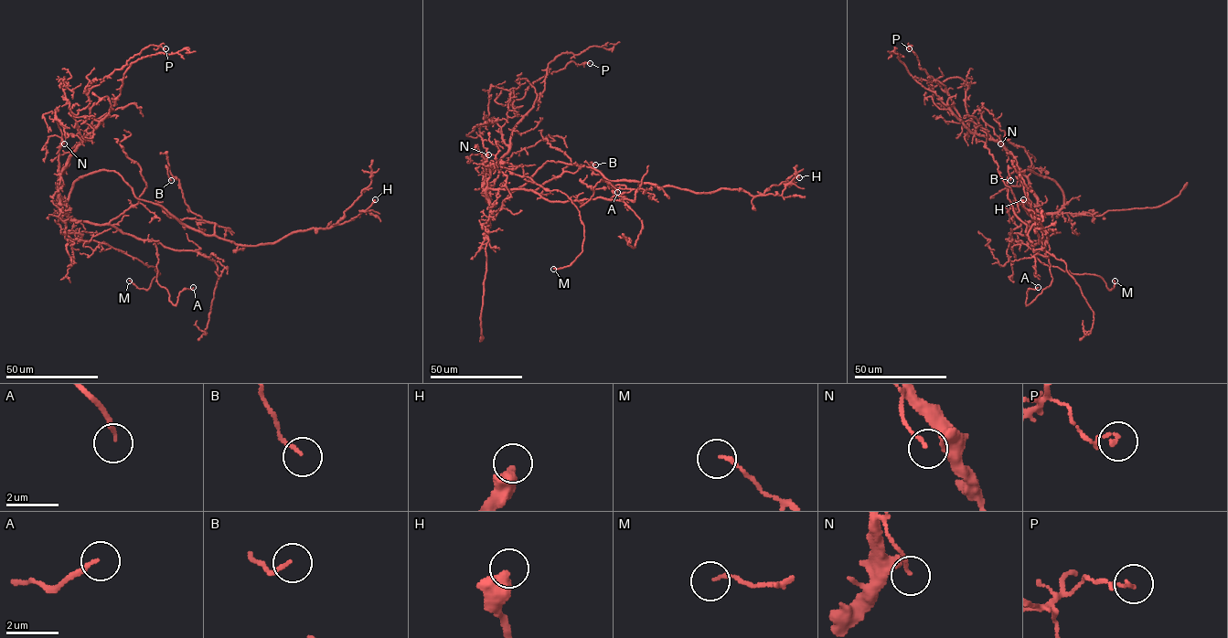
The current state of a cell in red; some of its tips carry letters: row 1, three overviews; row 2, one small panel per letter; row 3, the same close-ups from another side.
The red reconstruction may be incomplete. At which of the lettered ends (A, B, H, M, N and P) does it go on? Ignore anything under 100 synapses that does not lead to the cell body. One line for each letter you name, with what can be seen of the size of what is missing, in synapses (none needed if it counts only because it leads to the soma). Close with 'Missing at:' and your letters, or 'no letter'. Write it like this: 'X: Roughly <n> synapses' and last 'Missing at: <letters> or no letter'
Missing at: no letter

